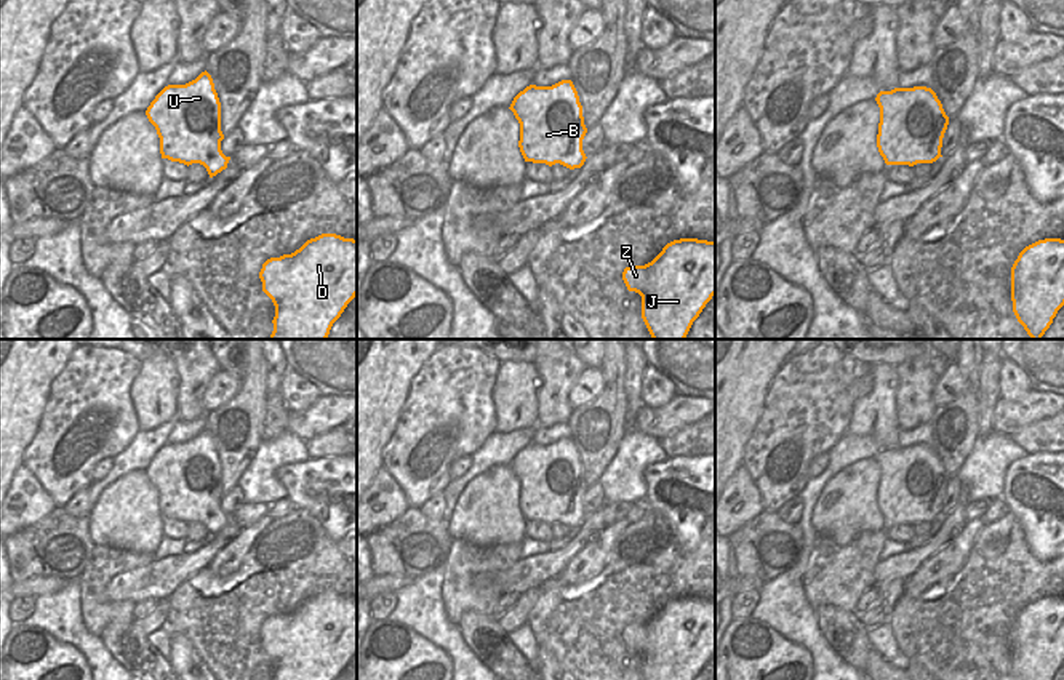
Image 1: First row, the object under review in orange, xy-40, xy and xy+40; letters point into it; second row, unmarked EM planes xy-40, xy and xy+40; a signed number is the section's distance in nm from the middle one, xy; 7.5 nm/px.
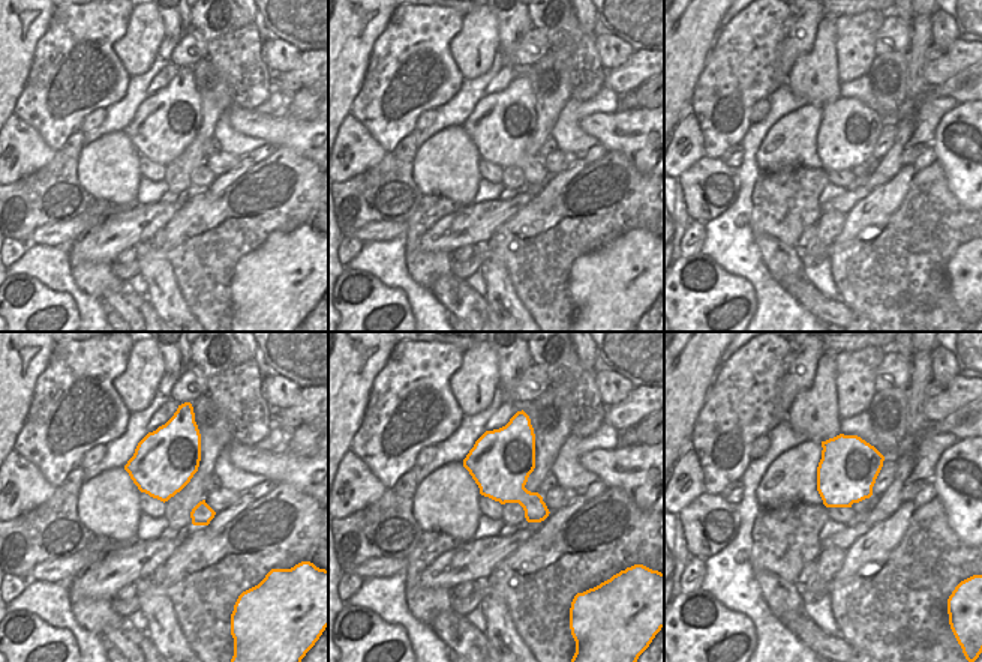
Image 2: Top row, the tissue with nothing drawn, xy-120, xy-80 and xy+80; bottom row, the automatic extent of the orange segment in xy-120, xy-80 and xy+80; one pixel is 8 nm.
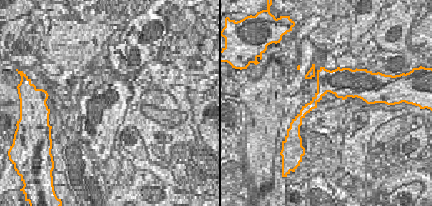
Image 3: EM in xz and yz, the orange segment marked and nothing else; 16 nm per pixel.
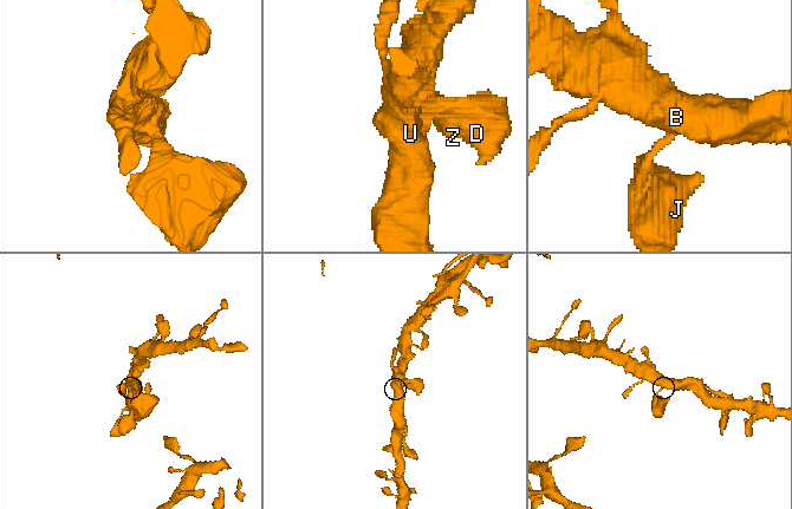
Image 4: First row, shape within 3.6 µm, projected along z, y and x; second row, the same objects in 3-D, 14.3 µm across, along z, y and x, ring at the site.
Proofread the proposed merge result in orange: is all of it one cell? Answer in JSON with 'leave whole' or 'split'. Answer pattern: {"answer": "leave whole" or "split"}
{"answer": "leave whole"}

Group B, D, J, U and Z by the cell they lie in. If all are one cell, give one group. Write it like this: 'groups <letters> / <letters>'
groups B D J U Z

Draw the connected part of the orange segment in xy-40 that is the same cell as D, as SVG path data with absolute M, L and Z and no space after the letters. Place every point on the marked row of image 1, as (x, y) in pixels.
M322 234L291 254L267 259L259 278L275 306L269 339L326 339L333 323L357 296L357 240Z

